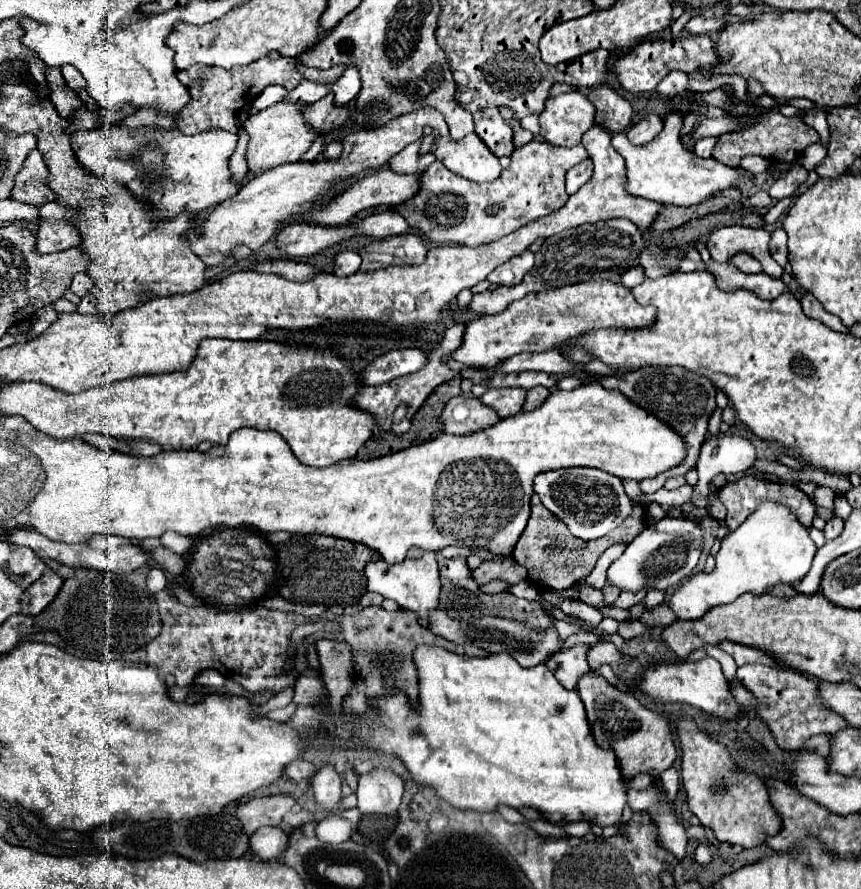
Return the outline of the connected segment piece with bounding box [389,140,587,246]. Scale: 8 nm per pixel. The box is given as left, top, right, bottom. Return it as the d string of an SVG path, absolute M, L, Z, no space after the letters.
M531 140L529 144L513 150L511 164L493 184L469 182L449 172L435 160L427 166L427 170L423 170L419 192L411 200L391 206L389 210L401 214L411 228L419 230L435 244L489 244L533 220L551 214L553 210L559 210L569 198L565 192L565 172L585 158L587 150L581 144L575 148L559 148L547 142Z

